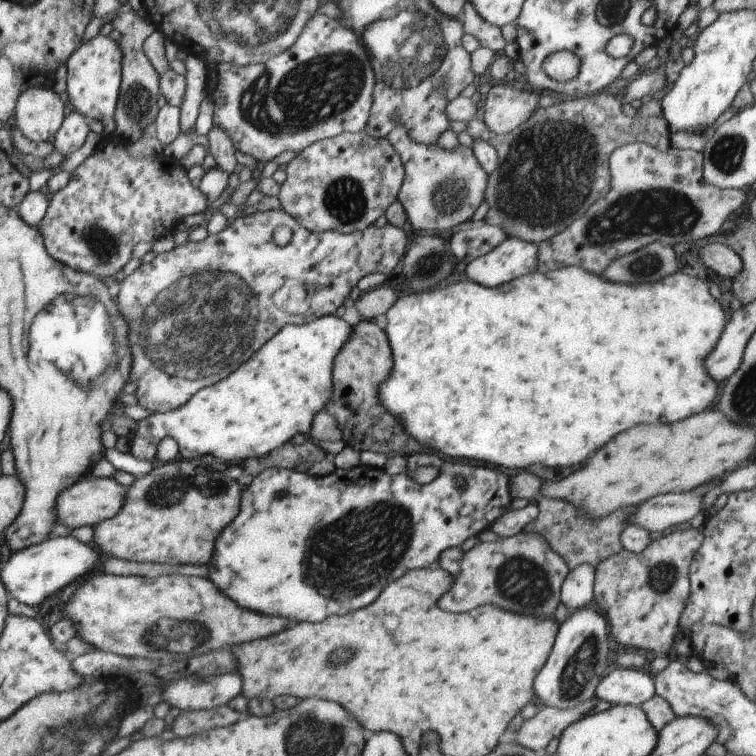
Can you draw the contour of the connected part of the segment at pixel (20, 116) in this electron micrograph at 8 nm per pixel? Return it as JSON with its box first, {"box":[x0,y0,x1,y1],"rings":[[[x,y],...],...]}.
{"box":[15,87,64,141],"rings":[[[34,87],[19,96],[15,108],[16,126],[28,140],[46,141],[46,138],[58,134],[64,120],[62,114],[64,104],[52,90]]]}

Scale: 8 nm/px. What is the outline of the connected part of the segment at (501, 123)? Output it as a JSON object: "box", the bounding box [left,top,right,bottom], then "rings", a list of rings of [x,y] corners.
{"box":[480,82,541,135],"rings":[[[496,82],[488,92],[480,116],[494,135],[505,135],[525,123],[536,110],[541,95]]]}

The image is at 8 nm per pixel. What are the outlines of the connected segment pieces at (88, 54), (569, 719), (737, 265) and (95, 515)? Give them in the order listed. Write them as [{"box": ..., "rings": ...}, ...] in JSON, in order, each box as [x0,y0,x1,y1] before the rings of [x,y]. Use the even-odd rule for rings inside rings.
[{"box":[64,34,122,137],"rings":[[[99,34],[83,42],[67,59],[67,91],[64,92],[73,110],[84,114],[90,120],[100,120],[104,128],[104,137],[113,137],[116,131],[114,112],[118,104],[121,86],[122,50],[119,42],[109,35]]]},{"box":[514,695,601,753],"rings":[[[595,695],[592,699],[586,700],[584,704],[578,704],[568,710],[541,706],[534,718],[524,719],[518,732],[514,733],[514,740],[524,748],[543,753],[551,740],[560,738],[562,732],[570,724],[588,716],[589,712],[601,701]]]},{"box":[698,238,742,280],"rings":[[[720,238],[711,240],[700,248],[698,256],[705,266],[714,270],[719,276],[733,280],[742,270],[742,260],[738,253],[726,246]]]},{"box":[56,478,126,529],"rings":[[[88,478],[76,482],[74,486],[68,488],[66,492],[60,495],[59,503],[56,504],[56,514],[58,514],[58,523],[65,524],[68,528],[75,529],[81,526],[96,526],[104,520],[114,518],[117,512],[124,506],[124,496],[126,488],[119,484],[115,478]]]}]

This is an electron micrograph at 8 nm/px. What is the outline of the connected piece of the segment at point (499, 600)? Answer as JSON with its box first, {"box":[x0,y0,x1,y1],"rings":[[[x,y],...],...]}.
{"box":[438,531,568,618],"rings":[[[522,531],[496,542],[481,541],[464,553],[460,574],[454,577],[452,588],[438,600],[438,606],[444,612],[468,612],[482,604],[494,604],[498,608],[504,608],[504,610],[510,610],[516,614],[551,618],[556,612],[558,604],[561,603],[560,590],[568,572],[568,565],[564,558],[550,546],[541,534],[536,534],[536,532]]]}

